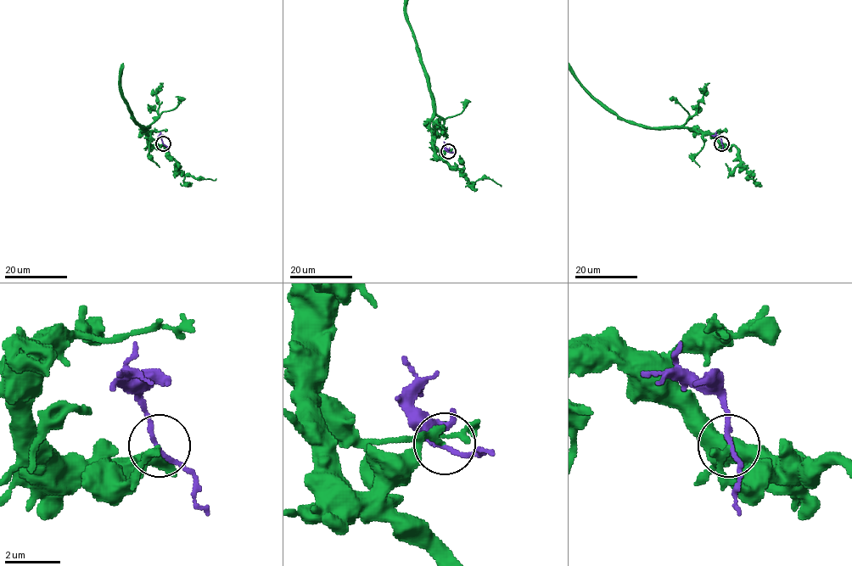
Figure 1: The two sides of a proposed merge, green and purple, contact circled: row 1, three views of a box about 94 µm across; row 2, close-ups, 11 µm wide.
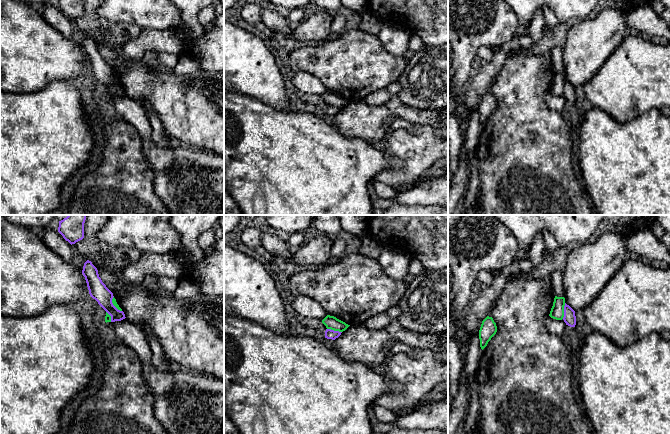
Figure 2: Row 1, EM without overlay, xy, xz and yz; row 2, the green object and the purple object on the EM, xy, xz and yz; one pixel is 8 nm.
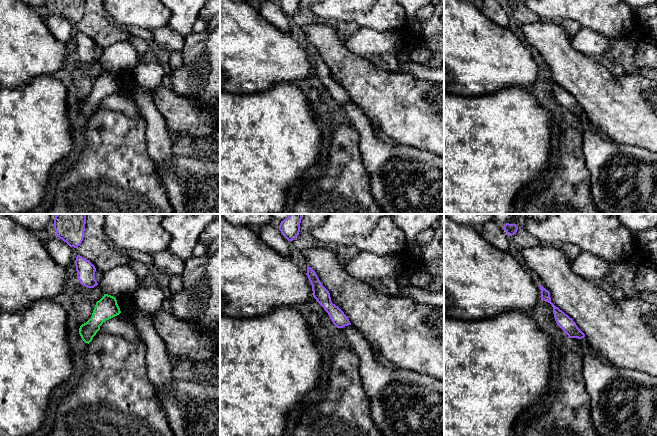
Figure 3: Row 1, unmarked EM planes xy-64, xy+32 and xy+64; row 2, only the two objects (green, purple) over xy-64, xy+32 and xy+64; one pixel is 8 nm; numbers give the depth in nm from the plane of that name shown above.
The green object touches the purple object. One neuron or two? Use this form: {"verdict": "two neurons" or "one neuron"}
{"verdict": "two neurons"}

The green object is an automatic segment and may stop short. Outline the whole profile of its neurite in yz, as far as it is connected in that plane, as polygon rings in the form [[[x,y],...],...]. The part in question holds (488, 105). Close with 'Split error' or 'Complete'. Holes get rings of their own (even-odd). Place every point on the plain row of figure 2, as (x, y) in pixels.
[[[487,92],[479,106],[480,123],[483,126],[491,114],[496,110],[497,102],[492,93]]]. Complete

